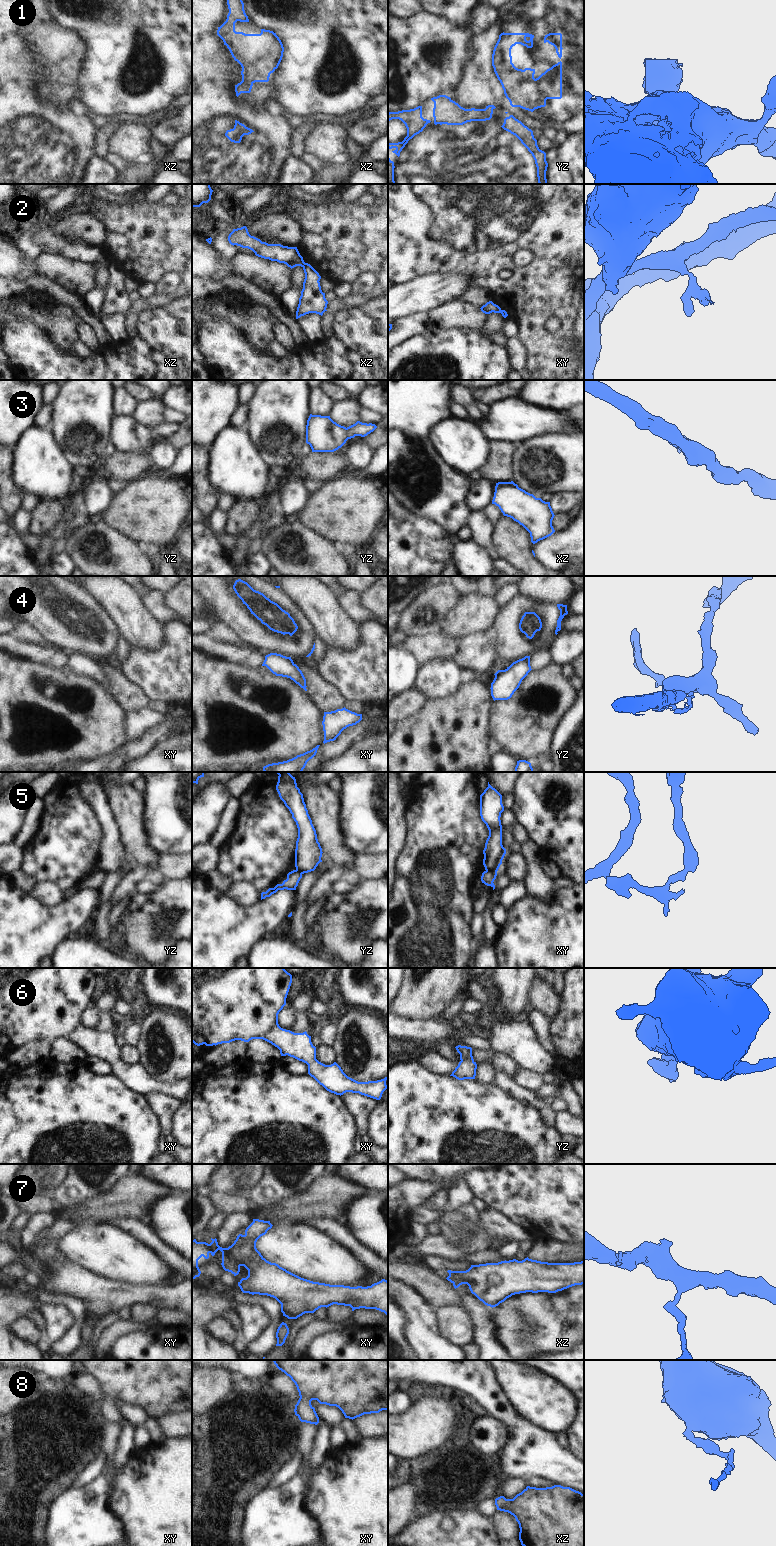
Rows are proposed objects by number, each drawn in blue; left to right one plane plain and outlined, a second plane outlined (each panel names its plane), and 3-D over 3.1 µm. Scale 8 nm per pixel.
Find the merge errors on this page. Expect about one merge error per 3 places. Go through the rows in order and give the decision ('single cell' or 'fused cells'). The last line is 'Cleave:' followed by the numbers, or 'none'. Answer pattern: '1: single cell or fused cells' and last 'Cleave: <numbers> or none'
1: fused cells
2: fused cells
3: single cell
4: fused cells
5: fused cells
6: single cell
7: single cell
8: single cell
Cleave: 1, 2, 4, 5

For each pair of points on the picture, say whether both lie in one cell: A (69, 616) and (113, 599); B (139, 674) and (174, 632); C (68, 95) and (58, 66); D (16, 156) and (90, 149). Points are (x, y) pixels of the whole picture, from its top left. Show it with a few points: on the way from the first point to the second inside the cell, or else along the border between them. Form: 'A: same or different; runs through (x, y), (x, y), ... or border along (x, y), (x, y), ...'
A: different; border along (85, 587), (116, 622)
B: same; runs through (151, 667), (174, 644)
C: same; runs through (66, 88), (63, 73)
D: same; runs through (34, 156), (47, 149), (72, 149)

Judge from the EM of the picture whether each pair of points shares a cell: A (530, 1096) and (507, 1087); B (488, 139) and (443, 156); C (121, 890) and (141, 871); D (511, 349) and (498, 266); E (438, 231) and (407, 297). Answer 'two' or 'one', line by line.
A: one
B: one
C: one
D: two
E: two

